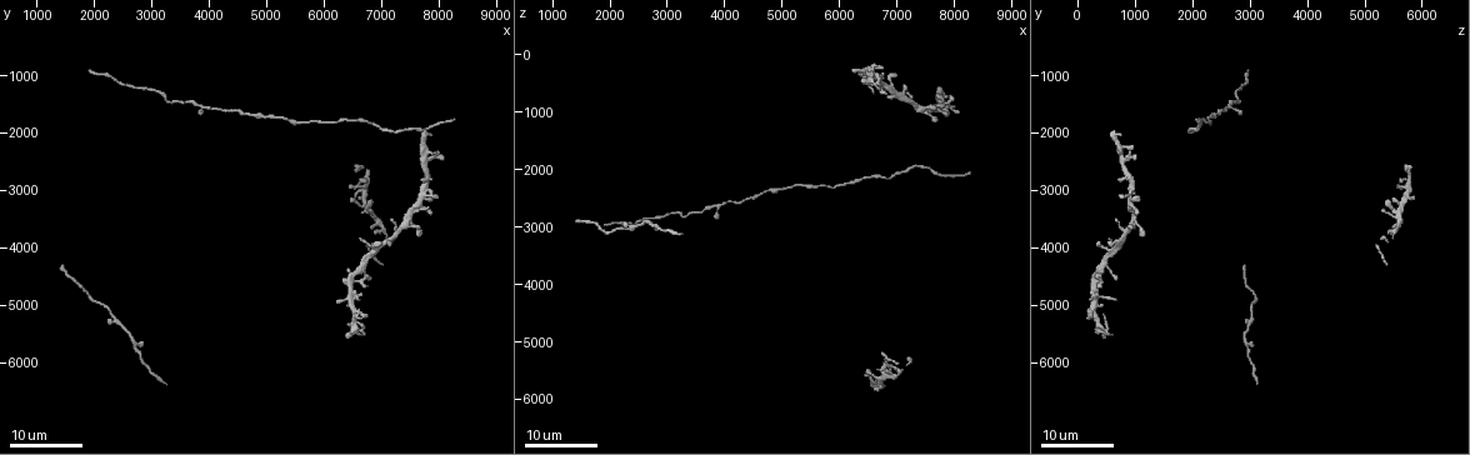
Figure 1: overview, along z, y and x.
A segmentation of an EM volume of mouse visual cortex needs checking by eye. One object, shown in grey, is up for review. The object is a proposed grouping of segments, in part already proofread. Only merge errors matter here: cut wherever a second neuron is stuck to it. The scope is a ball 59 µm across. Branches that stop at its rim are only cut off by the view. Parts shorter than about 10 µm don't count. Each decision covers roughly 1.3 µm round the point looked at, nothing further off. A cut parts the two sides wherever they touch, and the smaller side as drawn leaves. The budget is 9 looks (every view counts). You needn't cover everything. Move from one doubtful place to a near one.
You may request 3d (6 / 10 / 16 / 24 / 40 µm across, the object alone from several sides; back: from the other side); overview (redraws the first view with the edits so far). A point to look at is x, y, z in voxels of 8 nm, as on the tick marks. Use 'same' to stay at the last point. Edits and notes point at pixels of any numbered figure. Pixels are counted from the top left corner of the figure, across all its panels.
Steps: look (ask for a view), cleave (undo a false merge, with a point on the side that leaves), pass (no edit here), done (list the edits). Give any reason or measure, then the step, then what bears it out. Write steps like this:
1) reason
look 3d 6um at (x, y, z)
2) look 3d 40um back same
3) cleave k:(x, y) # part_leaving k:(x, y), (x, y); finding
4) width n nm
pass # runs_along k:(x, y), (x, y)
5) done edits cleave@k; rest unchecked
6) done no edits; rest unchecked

thick turns thin
look 3d 16um at (5050, 1700, 2350)

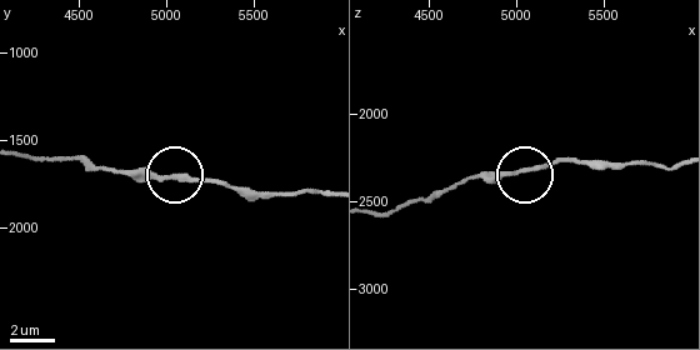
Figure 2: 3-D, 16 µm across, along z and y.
look 3d 6um at (5040, 1720, 2340)

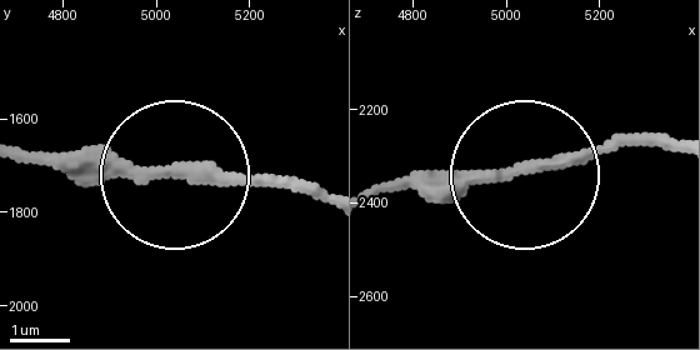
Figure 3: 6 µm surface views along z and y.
pass # runs_along 3:(371, 193), (665, 138); one neuron here

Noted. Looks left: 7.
three arms meet
look 3d 16um at (3950, 1550, 2600)

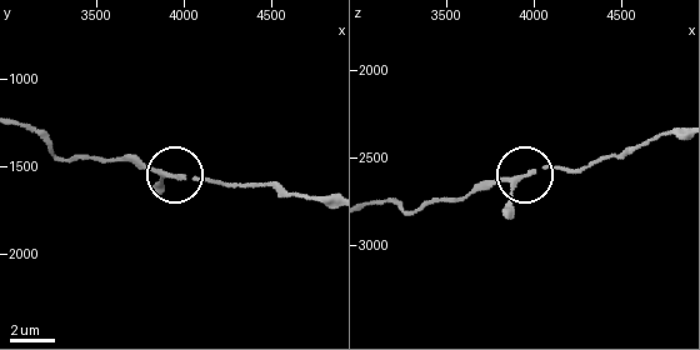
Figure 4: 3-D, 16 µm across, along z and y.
look 3d 6um at (3920, 1580, 2620)

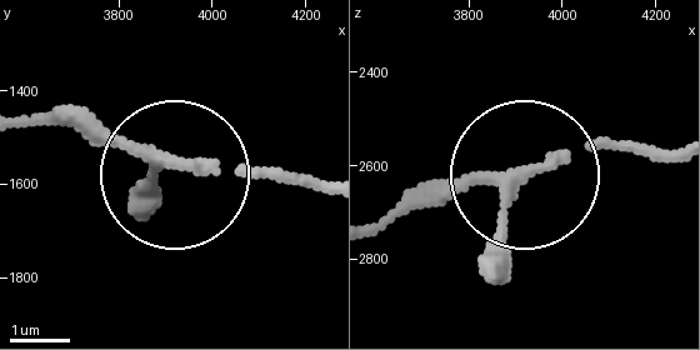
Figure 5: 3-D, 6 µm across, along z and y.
look 3d 6um back at (3940, 1555, 2610)

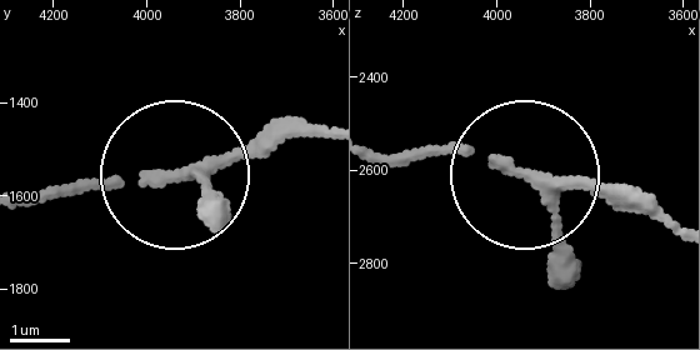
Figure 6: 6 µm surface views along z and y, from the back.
width 170 nm
pass # continuous, no second neuron

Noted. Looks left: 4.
sharp bend
look 3d 16um at (2500, 1150, 2900)

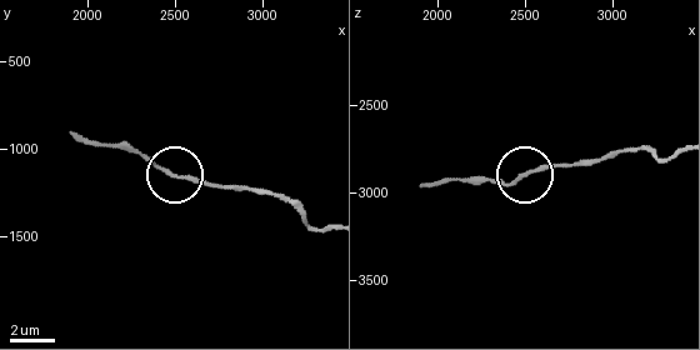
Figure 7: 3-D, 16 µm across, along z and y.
look 3d 10um at (2460, 1140, 2900)

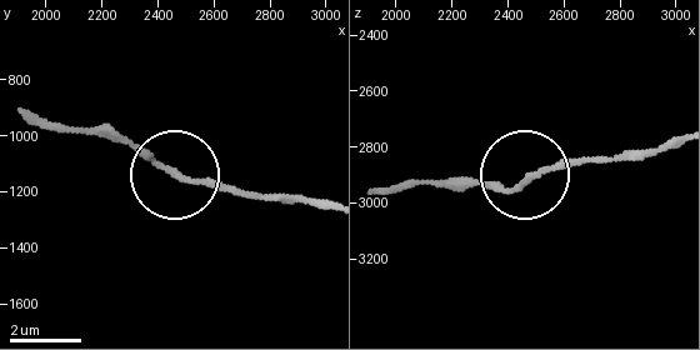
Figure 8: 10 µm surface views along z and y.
look 3d 10um back at (2480, 1140, 2920)

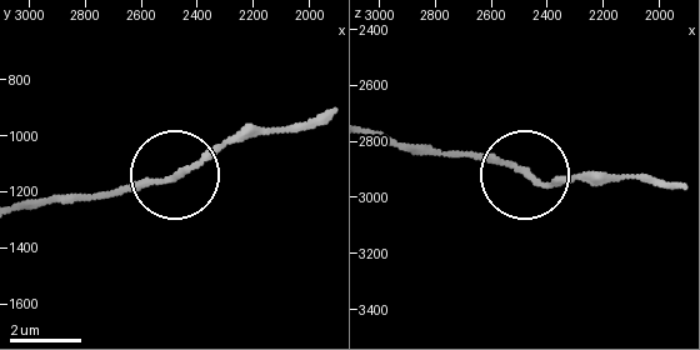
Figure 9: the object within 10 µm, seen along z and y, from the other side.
pass # continuous, no second neuron

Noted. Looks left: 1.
done no edits; rest unchecked

